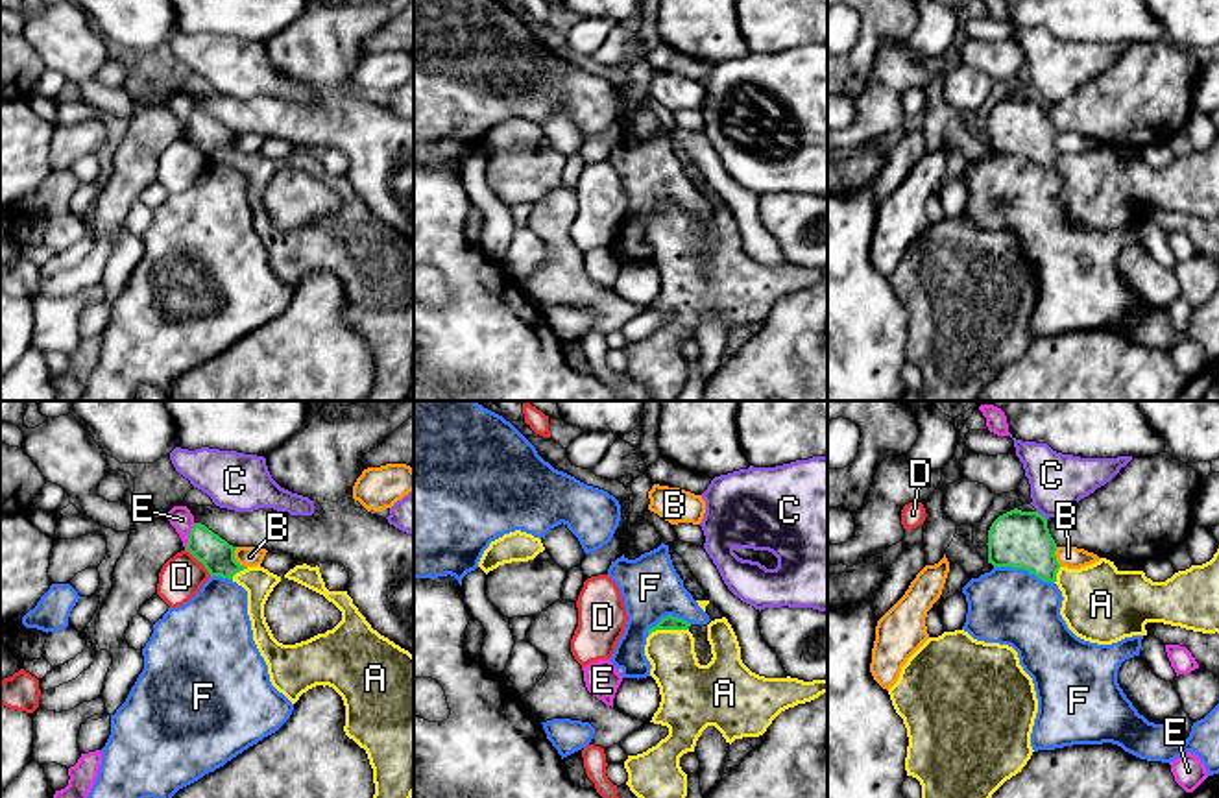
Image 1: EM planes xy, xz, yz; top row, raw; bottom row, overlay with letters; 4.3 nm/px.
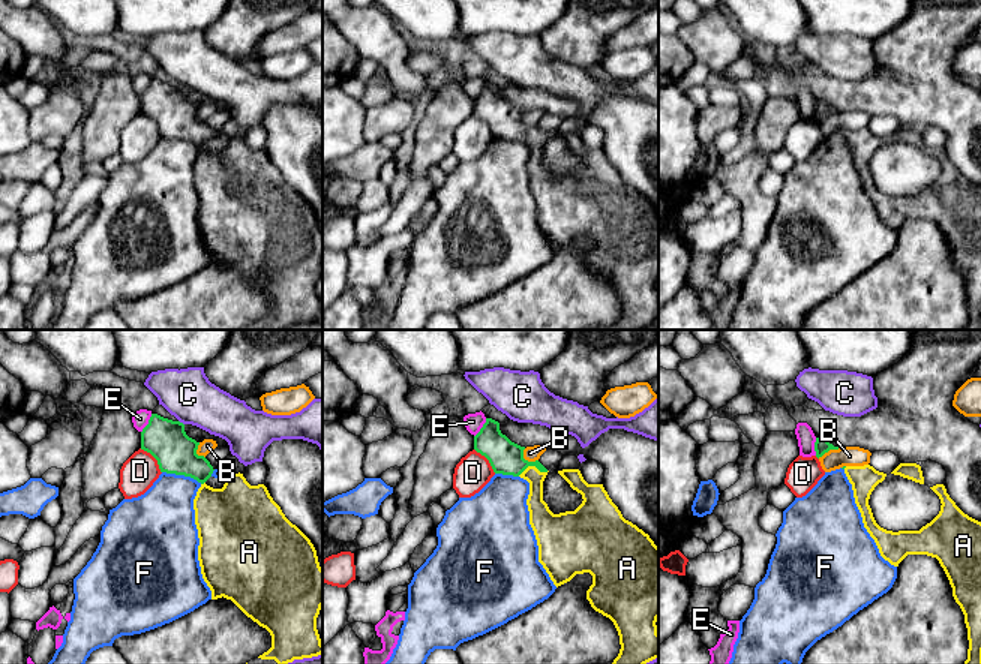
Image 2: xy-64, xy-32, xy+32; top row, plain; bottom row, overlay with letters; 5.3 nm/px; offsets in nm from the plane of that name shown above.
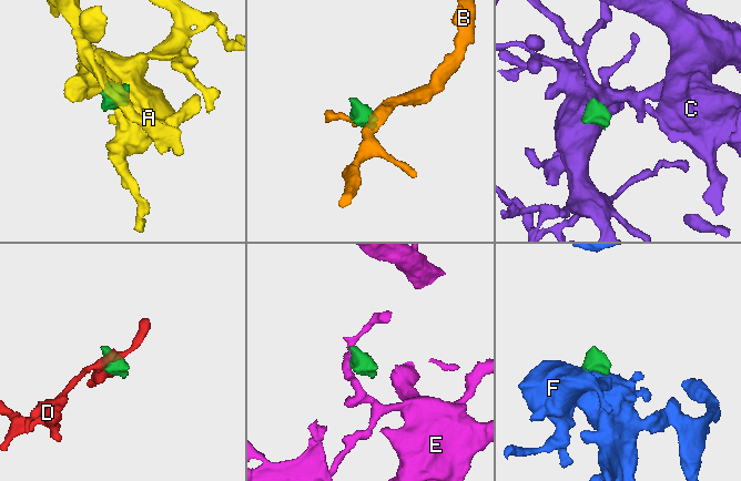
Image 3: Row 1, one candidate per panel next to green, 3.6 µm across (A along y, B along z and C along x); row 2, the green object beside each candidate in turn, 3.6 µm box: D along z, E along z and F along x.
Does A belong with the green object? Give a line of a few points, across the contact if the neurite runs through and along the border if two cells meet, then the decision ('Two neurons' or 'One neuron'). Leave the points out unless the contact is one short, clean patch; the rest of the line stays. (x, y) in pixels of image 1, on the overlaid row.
Line: xz (667, 623), (667, 628), (675, 669), (682, 680). One neuron

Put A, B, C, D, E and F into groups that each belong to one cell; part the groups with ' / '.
A / B / C / D / E / F

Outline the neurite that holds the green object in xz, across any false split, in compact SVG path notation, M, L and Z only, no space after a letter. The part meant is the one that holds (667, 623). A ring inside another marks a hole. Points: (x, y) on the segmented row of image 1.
M667 615L646 632L645 656L652 665L650 676L661 695L650 722L667 726L669 735L646 752L628 756L624 761L626 785L637 798L687 796L687 774L680 767L680 757L694 752L696 741L707 726L715 726L730 744L735 739L759 737L781 711L827 693L827 680L765 678L752 672L741 659L737 635L726 617L707 624L713 658L707 665L700 665L689 626L691 623Z

